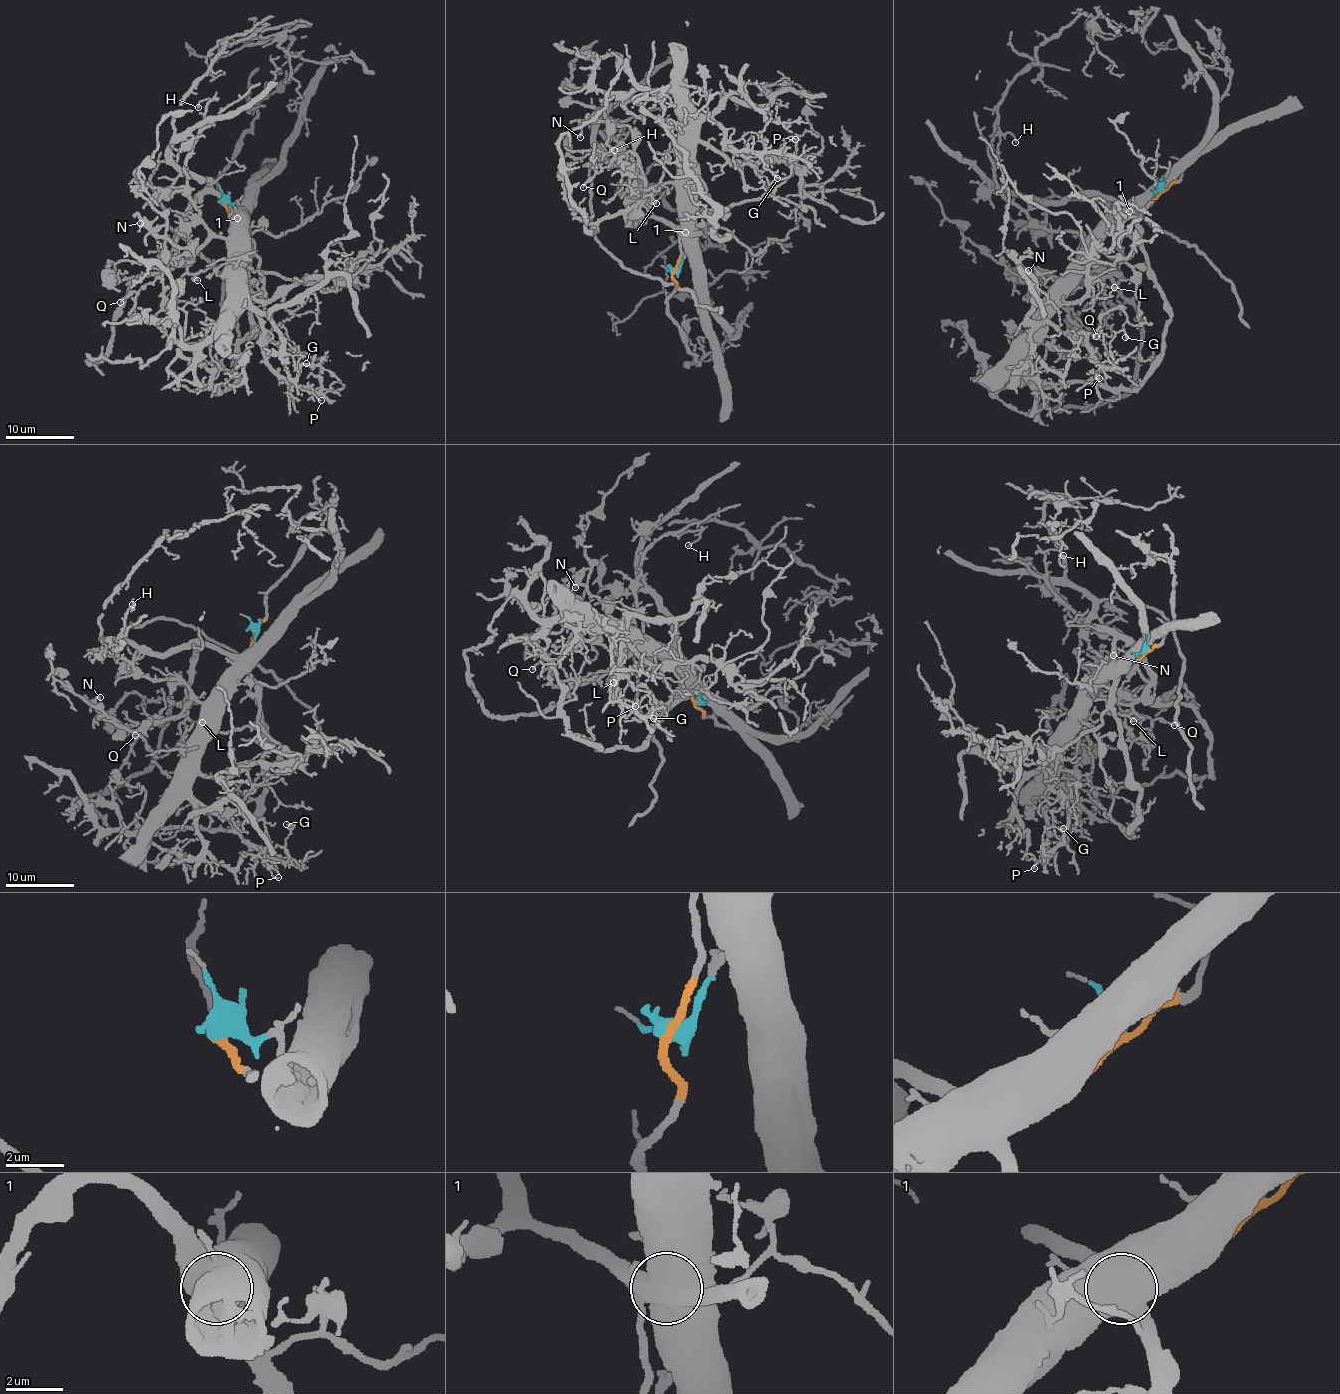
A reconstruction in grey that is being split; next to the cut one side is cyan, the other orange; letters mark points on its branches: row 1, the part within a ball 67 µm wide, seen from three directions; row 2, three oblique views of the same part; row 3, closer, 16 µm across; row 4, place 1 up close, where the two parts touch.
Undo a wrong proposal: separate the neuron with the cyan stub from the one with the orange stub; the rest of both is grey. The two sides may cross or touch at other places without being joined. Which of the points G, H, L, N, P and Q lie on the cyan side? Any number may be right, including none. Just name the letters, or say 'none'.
G, H, N, P

